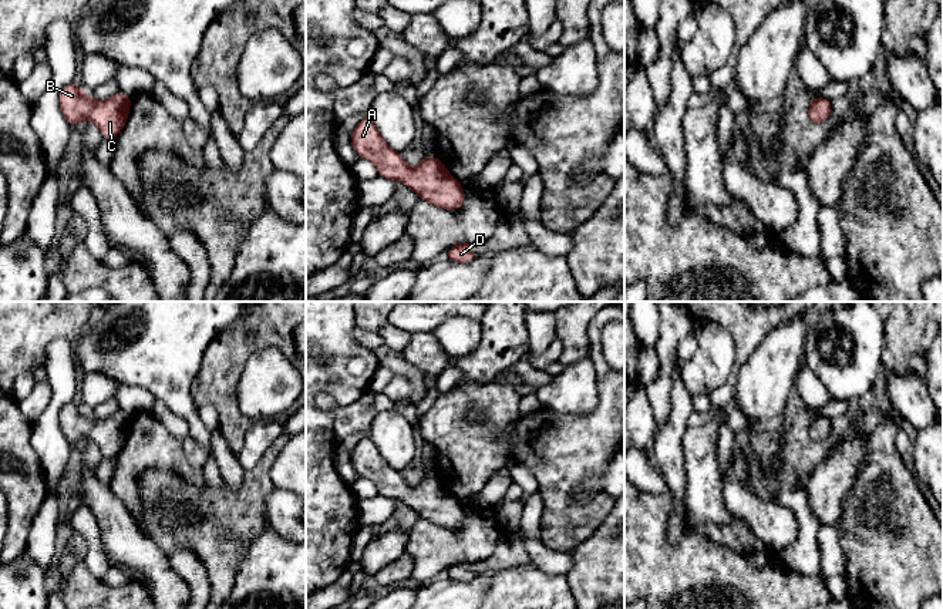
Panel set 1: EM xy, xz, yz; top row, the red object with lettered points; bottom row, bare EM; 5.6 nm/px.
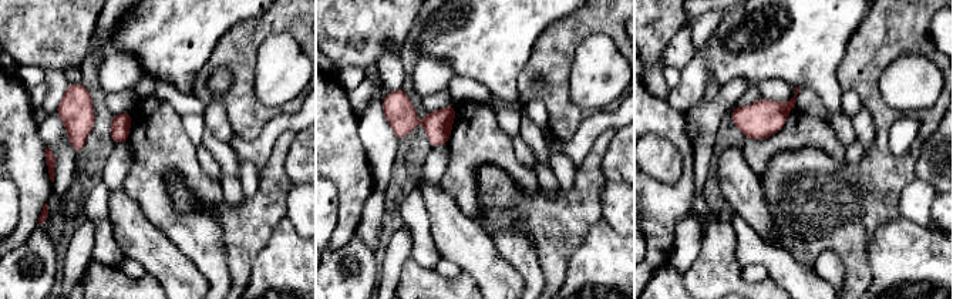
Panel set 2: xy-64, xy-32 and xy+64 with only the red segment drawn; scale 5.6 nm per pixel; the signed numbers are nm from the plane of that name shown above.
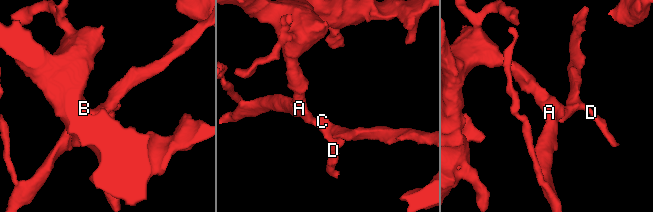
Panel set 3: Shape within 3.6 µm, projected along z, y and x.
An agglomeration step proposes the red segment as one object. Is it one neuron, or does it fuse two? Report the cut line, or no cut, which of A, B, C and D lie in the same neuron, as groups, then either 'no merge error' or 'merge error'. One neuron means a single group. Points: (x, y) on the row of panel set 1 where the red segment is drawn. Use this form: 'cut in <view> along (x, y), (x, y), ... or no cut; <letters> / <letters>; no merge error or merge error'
no cut; A B C D; no merge error

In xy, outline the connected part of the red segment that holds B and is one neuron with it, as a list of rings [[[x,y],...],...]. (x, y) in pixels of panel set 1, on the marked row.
[[[71,83],[60,91],[58,104],[70,125],[90,120],[98,127],[104,139],[112,139],[127,122],[131,97],[119,91],[108,100],[98,101]]]

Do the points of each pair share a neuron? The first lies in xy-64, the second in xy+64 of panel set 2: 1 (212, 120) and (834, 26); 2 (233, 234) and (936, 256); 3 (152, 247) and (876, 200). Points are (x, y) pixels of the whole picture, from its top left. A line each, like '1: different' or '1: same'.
1: different
2: different
3: different

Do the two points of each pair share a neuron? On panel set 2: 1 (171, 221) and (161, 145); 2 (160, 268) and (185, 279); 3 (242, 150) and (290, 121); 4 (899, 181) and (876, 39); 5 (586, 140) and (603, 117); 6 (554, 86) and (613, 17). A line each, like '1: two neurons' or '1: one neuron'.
1: one neuron
2: one neuron
3: one neuron
4: one neuron
5: one neuron
6: one neuron

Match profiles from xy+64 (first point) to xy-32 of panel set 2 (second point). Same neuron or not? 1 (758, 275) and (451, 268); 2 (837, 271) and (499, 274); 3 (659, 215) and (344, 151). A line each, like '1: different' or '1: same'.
1: same
2: different
3: same

